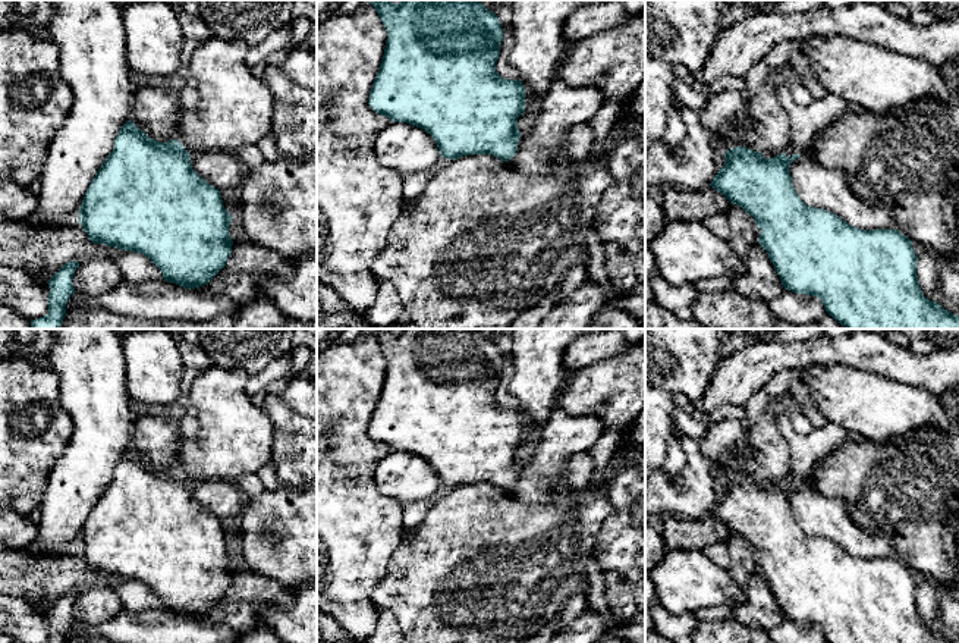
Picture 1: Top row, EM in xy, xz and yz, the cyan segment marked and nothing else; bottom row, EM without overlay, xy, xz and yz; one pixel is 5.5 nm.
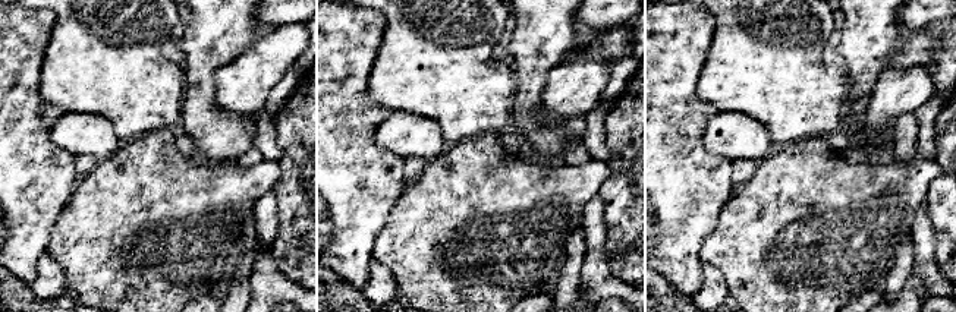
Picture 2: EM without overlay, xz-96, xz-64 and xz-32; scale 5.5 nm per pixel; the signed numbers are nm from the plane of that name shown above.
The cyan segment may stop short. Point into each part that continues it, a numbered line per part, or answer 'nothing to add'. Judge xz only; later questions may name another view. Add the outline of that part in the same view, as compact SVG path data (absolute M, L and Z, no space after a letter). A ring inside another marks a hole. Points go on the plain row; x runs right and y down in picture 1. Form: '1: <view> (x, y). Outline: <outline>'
nothing to add

